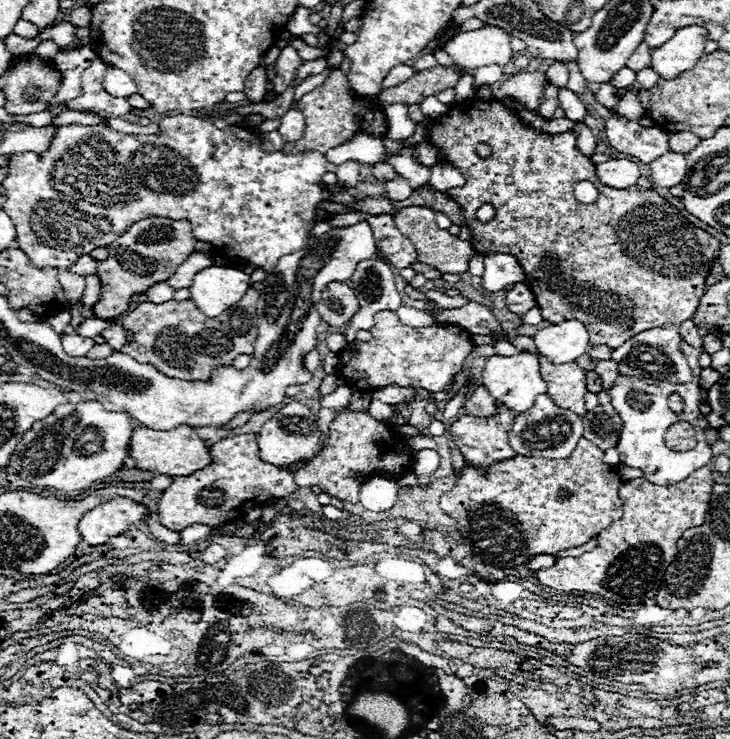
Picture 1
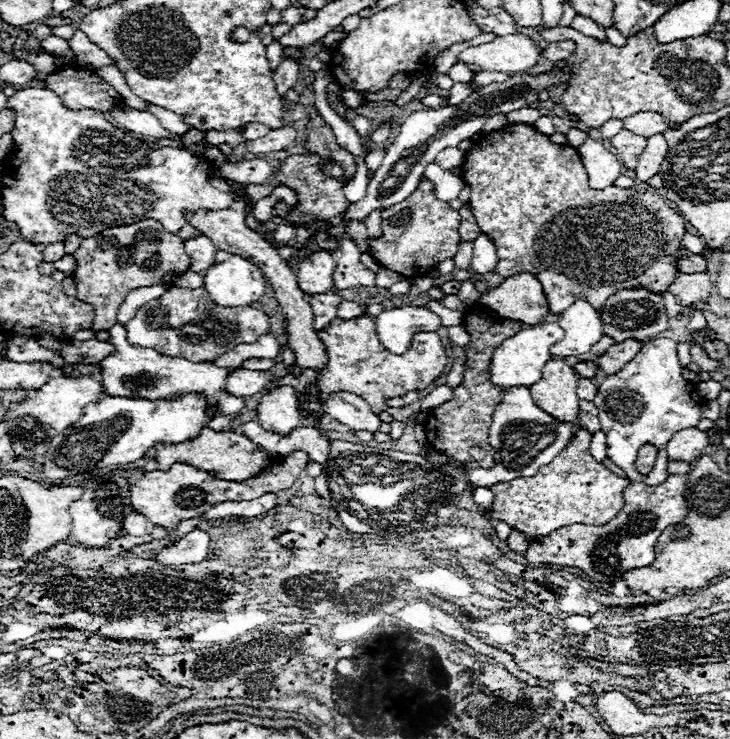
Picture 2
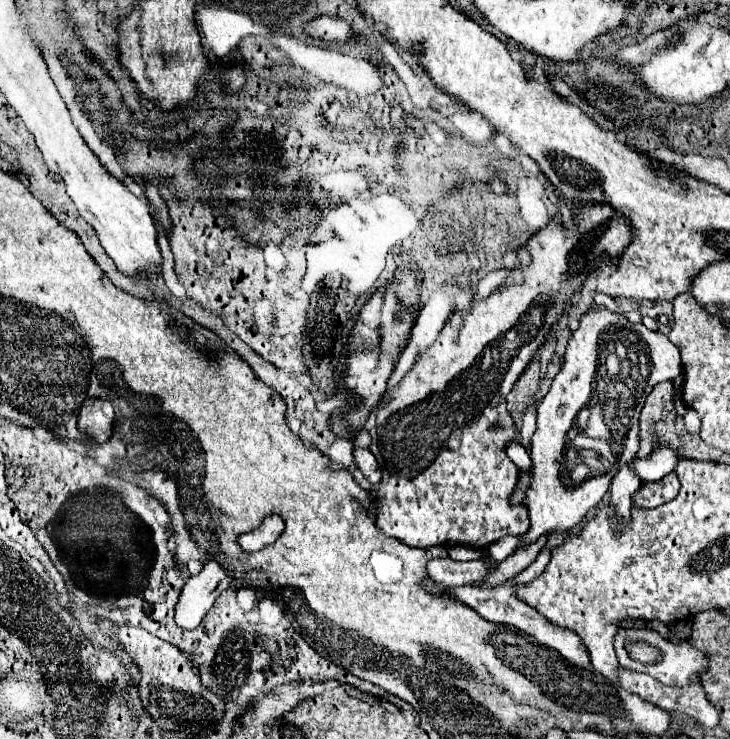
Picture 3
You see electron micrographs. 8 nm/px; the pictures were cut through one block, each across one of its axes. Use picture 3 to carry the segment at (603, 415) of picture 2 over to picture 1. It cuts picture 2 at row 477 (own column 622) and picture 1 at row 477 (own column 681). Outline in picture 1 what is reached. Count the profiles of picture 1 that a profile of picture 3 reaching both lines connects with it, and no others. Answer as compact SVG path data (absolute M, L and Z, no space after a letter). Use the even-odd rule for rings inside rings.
M682 342L680 348L682 348L682 354L684 354L688 366L692 368L692 380L688 384L664 384L664 382L656 382L656 380L636 380L632 376L618 376L614 386L608 390L612 406L624 422L624 428L620 432L618 446L616 446L616 450L620 452L620 460L630 468L640 468L648 482L660 484L660 486L686 480L694 470L712 462L712 450L706 444L702 428L698 426L698 416L700 416L698 400L700 400L700 392L702 392L702 388L700 388L700 370L702 368L698 364L700 352L686 342ZM674 392L684 398L682 414L674 414L668 408L668 396ZM676 422L688 422L696 430L698 444L694 450L672 452L664 446L664 432Z

